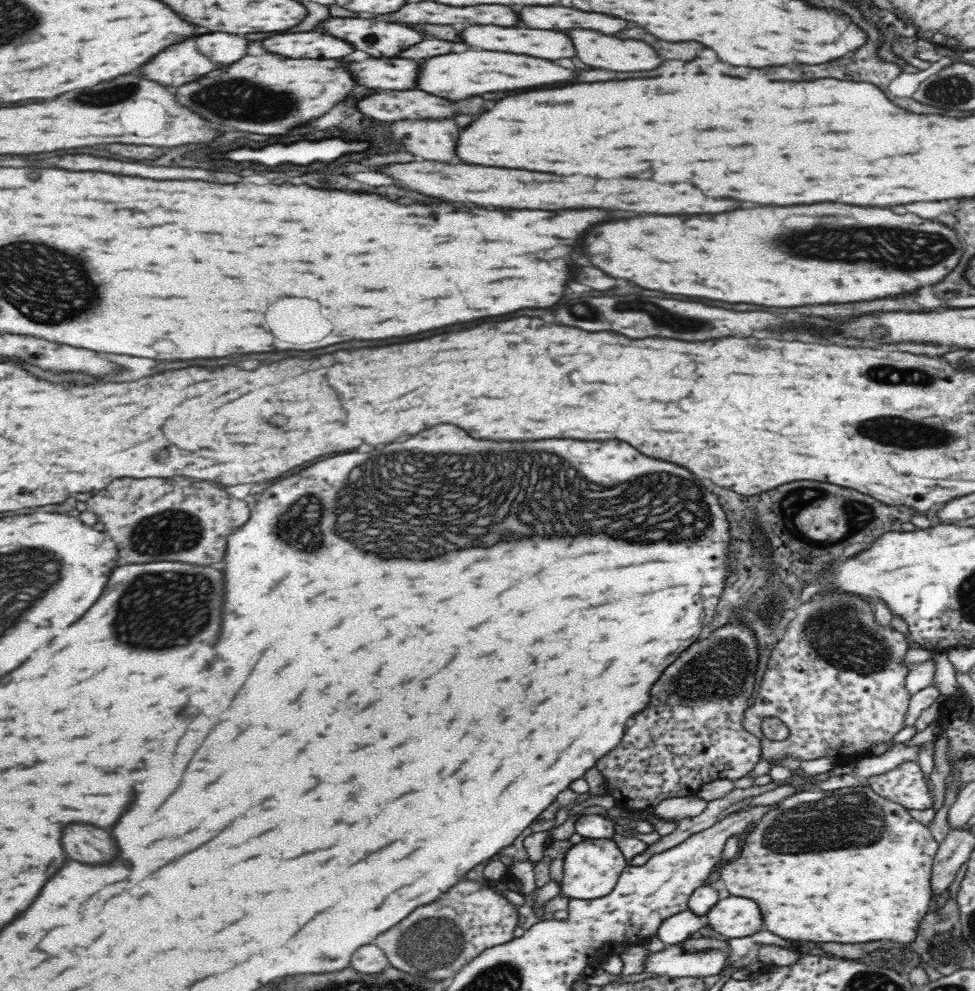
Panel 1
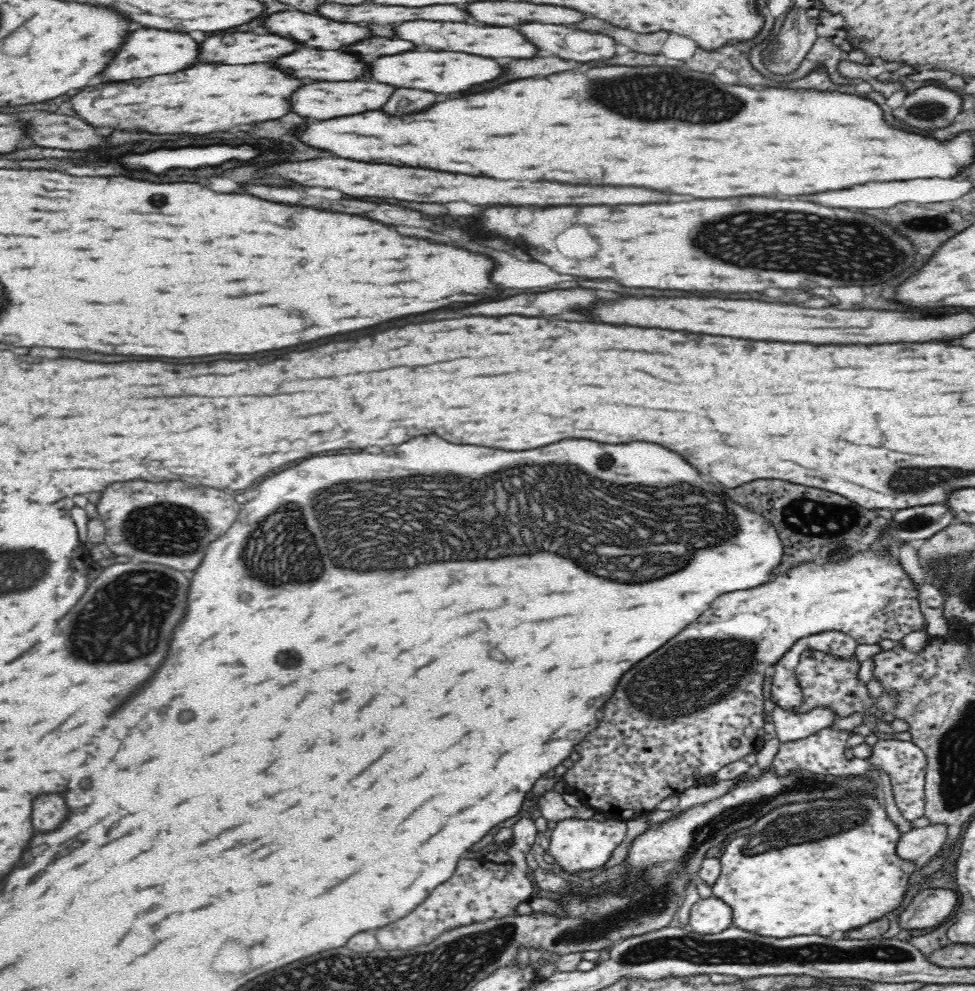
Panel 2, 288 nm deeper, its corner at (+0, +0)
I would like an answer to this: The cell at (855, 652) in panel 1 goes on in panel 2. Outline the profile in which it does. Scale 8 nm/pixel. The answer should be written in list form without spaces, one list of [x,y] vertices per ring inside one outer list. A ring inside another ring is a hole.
[[[818,650],[804,652],[800,656],[800,664],[796,666],[796,678],[804,692],[804,704],[798,712],[792,712],[792,714],[808,712],[814,706],[830,706],[832,710],[836,710],[840,714],[840,718],[844,718],[852,712],[862,714],[864,710],[872,708],[876,704],[876,700],[866,694],[866,684],[862,684],[858,680],[858,670],[860,670],[860,666],[858,666],[856,658],[838,660],[826,652],[818,652]]]

